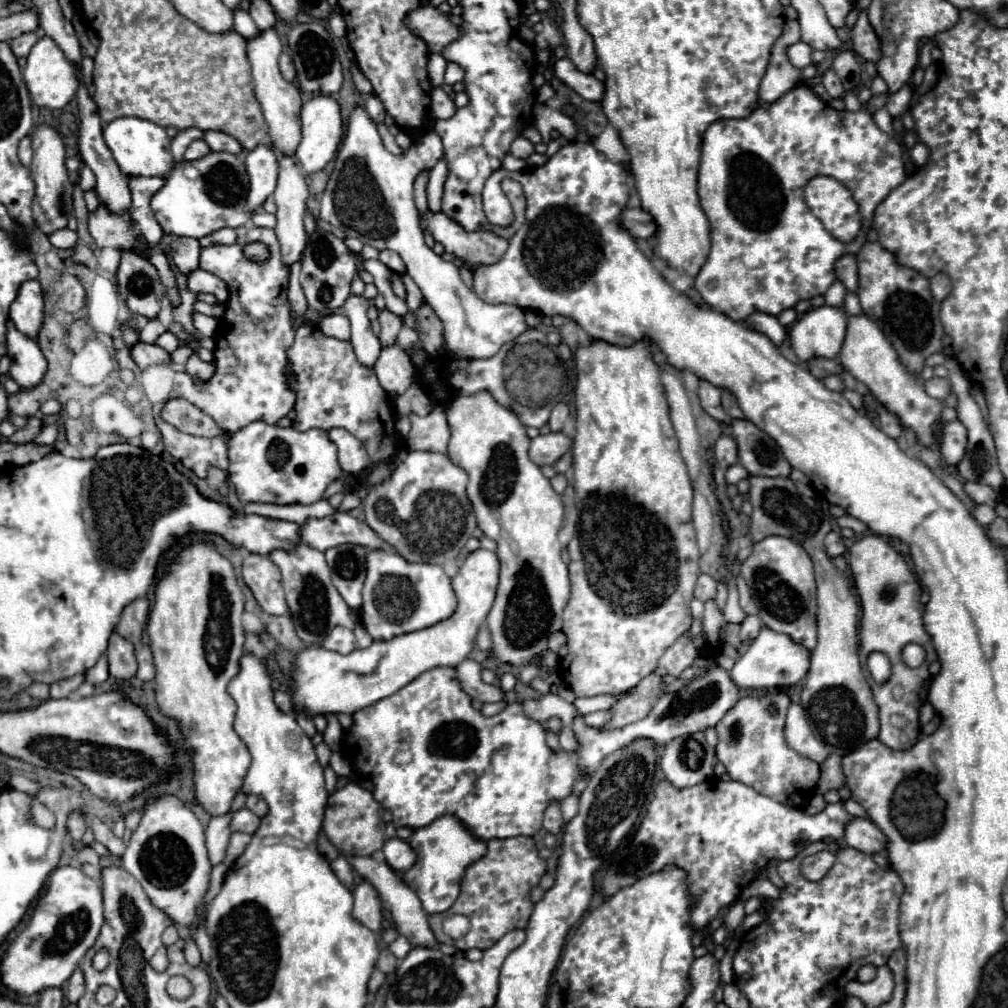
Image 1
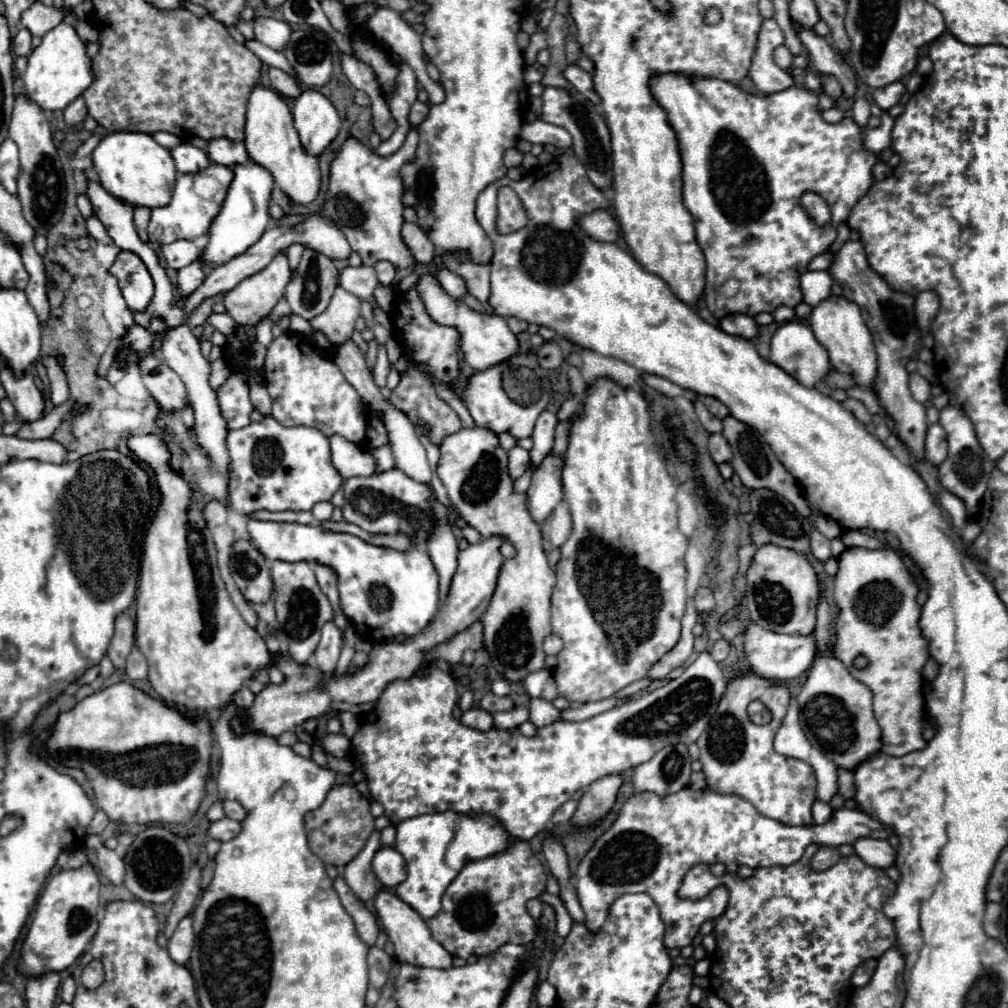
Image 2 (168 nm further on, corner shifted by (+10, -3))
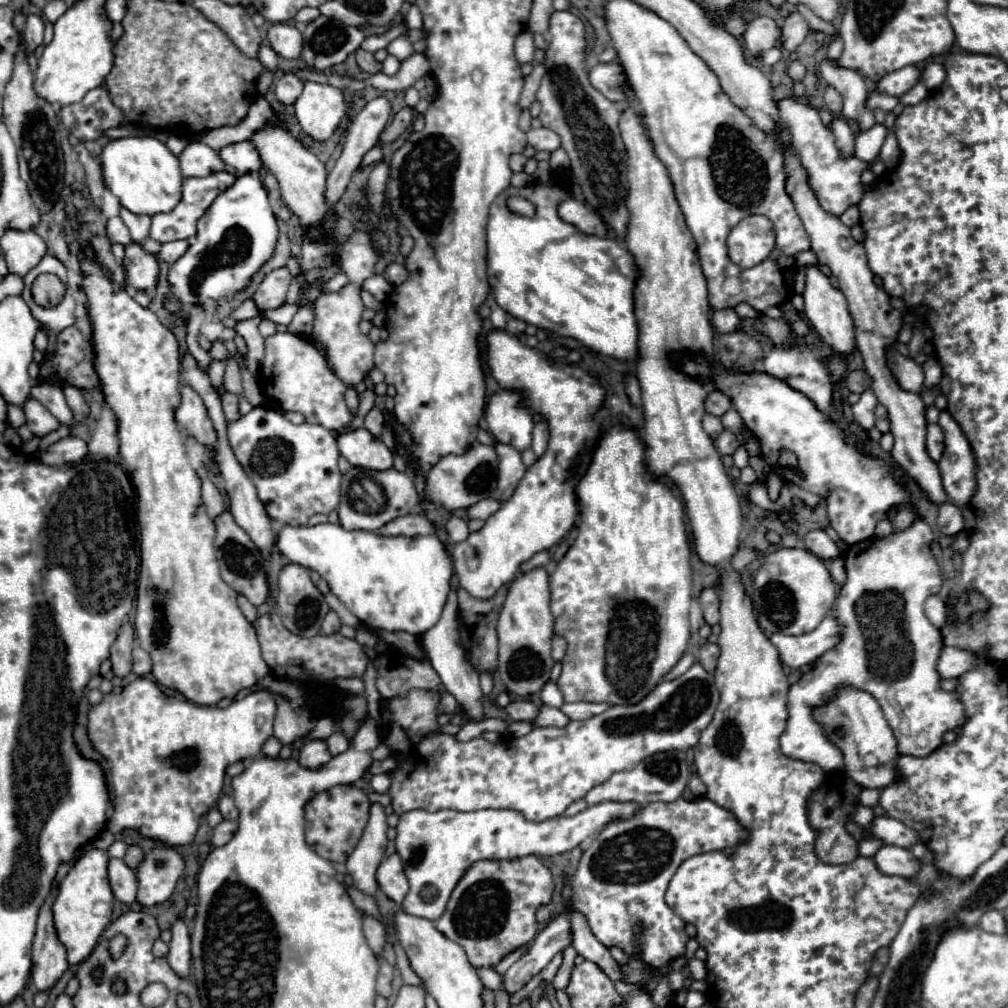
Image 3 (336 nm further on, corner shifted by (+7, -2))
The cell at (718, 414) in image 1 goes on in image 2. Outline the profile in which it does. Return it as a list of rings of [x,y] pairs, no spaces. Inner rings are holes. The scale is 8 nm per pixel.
[[[699,399],[695,401],[695,413],[697,413],[697,417],[699,417],[701,425],[703,425],[709,433],[721,433],[721,429],[723,429],[721,419],[717,419],[715,415],[711,415],[711,413],[707,411],[707,407],[705,407]]]

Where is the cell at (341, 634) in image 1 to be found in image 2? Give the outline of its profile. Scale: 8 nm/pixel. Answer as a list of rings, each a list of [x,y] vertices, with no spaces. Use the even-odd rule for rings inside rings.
[[[329,621],[321,629],[321,641],[319,641],[317,651],[313,653],[311,661],[325,673],[325,677],[329,677],[335,671],[335,665],[337,665],[341,649],[343,649],[343,635]]]

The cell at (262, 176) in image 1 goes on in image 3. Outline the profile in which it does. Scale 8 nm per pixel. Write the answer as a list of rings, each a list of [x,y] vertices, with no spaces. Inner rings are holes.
[[[238,176],[234,186],[224,190],[198,220],[198,232],[186,256],[170,266],[170,296],[180,304],[204,306],[208,300],[224,300],[230,294],[246,290],[252,276],[274,254],[276,240],[278,224],[260,176]]]

